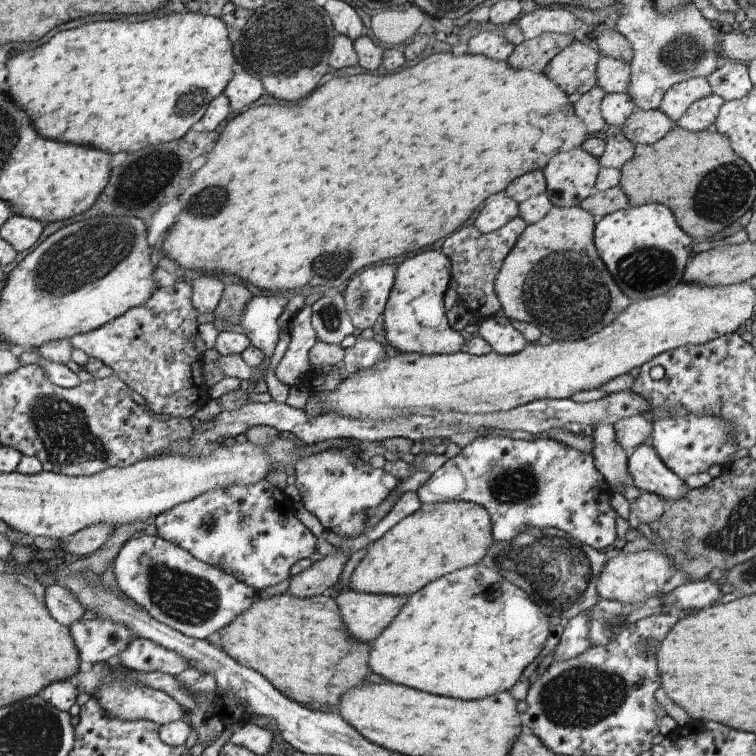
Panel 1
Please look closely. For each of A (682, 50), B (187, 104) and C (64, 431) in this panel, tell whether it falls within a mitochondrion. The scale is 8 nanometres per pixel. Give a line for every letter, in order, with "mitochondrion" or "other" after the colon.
A: mitochondrion
B: mitochondrion
C: mitochondrion

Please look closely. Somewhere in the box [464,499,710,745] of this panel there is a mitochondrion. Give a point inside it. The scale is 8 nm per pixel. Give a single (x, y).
(578, 698)

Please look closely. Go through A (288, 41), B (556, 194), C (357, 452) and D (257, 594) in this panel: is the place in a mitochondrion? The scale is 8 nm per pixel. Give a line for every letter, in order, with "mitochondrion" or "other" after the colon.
A: mitochondrion
B: other
C: other
D: other

